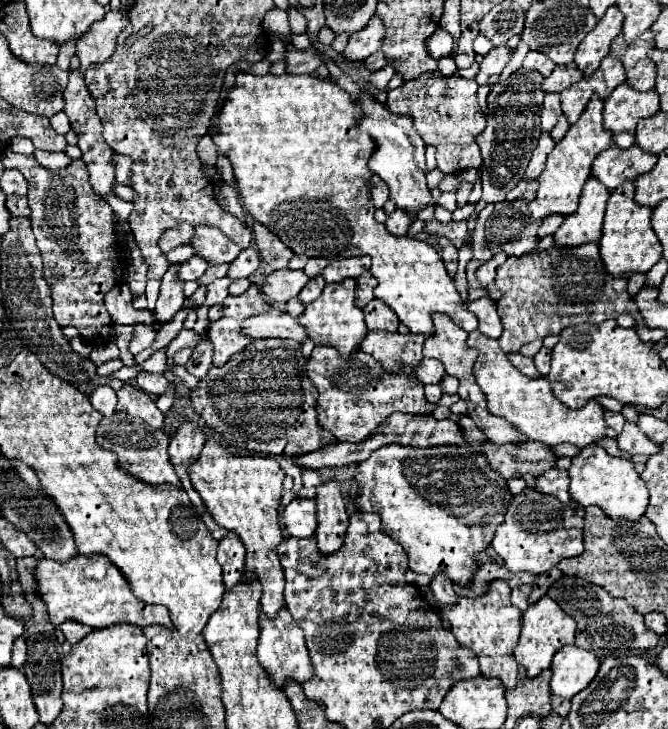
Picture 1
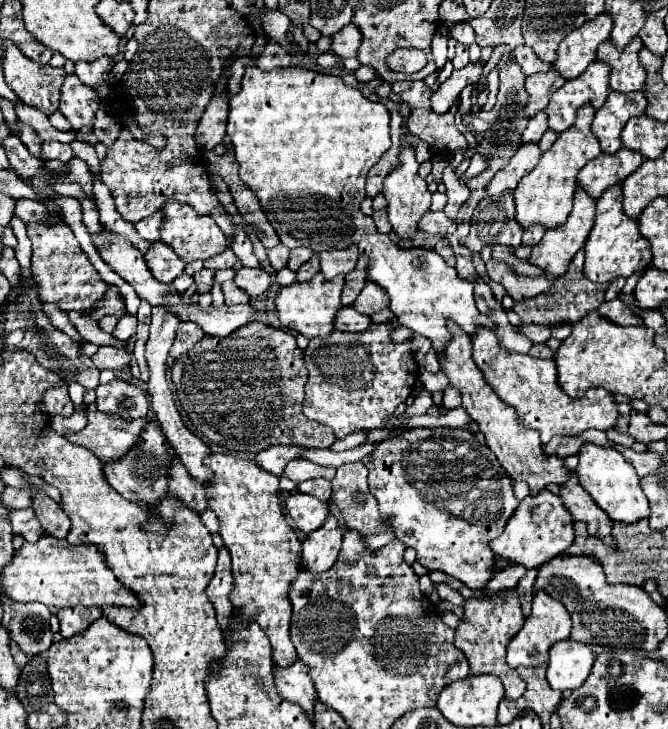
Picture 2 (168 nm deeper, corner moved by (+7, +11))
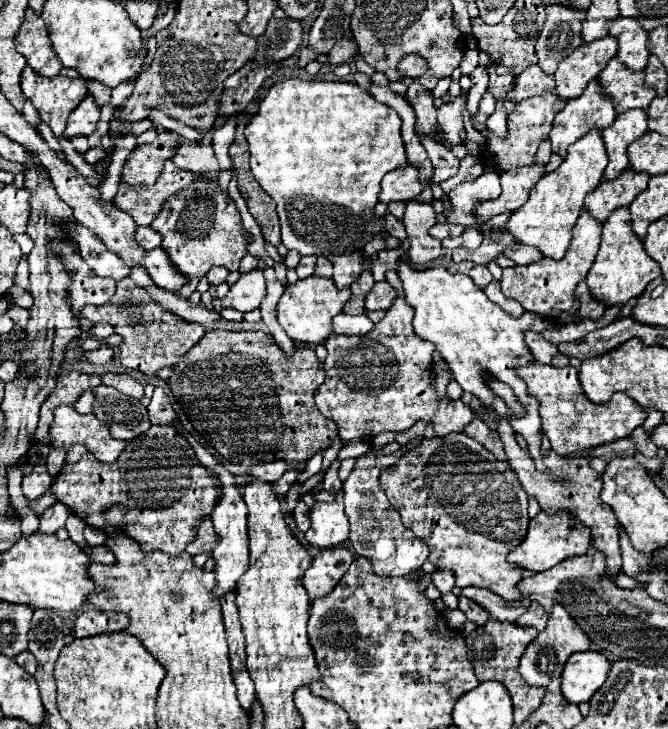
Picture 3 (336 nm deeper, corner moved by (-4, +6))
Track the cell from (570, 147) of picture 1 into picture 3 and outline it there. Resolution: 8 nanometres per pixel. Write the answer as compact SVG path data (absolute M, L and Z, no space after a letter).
M593 129L591 133L587 133L577 143L571 145L567 157L563 159L557 171L539 179L539 183L531 191L529 201L509 217L505 229L515 237L517 243L531 245L539 249L545 257L561 259L569 247L571 229L581 215L583 199L601 183L605 167L607 167L605 145L601 141L599 131Z

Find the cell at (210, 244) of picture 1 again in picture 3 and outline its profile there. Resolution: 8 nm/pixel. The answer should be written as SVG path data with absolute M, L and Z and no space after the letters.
M195 173L195 181L187 189L181 189L163 203L163 209L149 227L161 233L161 247L175 269L187 279L201 279L213 265L237 271L239 261L247 253L247 231L243 229L235 201L215 181L201 173Z

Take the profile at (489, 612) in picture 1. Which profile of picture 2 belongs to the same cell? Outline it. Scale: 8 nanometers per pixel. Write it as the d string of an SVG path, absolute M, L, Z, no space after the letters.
M508 588L508 590L500 590L500 592L492 594L486 600L482 600L482 598L466 600L464 616L460 618L460 624L458 624L456 636L454 636L454 644L456 644L456 648L460 648L466 654L472 674L498 676L504 684L506 698L512 698L512 700L520 698L524 694L524 682L506 664L506 644L520 630L522 624L524 624L524 614L522 614L522 608L518 602L518 592Z

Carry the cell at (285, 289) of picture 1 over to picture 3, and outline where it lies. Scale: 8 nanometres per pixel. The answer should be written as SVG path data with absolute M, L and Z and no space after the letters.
M261 271L245 273L241 279L229 289L229 293L221 299L223 309L237 309L241 313L259 309L265 297L265 281Z

